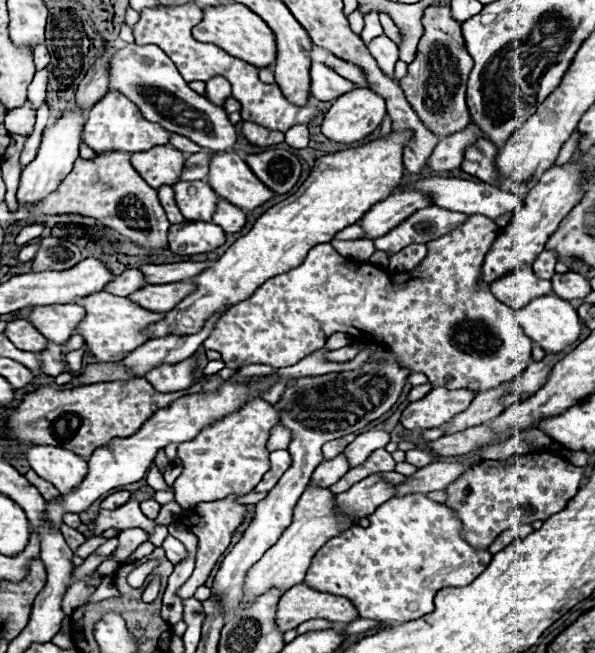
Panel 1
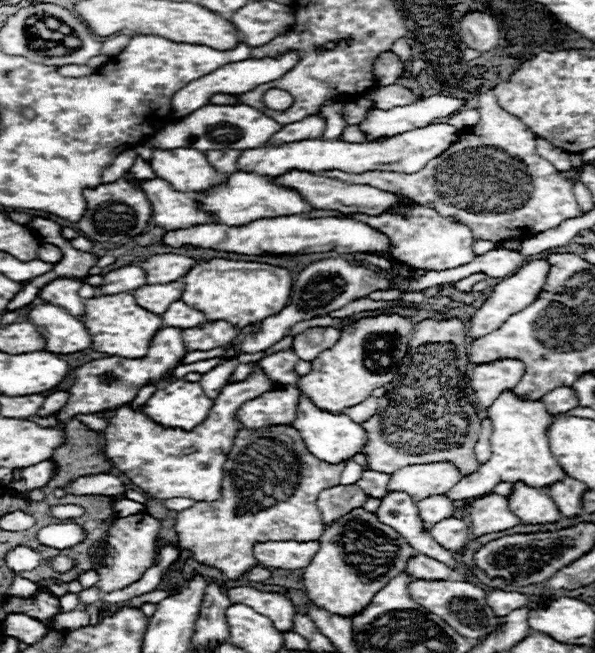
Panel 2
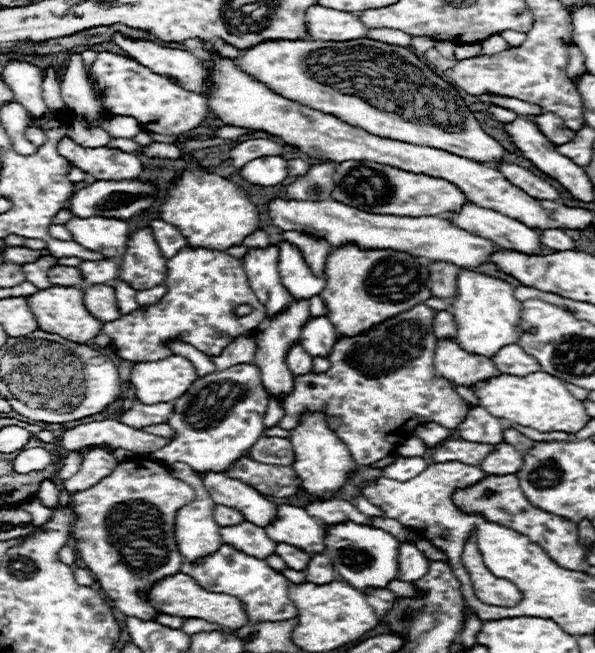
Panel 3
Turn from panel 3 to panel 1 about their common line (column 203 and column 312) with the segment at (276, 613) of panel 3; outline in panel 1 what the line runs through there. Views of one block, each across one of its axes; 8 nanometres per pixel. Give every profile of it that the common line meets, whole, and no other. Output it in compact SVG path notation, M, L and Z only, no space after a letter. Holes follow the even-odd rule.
M414 492L402 498L384 502L374 514L370 514L370 526L352 526L340 536L328 540L312 558L304 582L320 592L332 592L336 596L348 596L362 618L410 622L426 616L434 610L434 596L446 586L468 586L476 576L488 568L492 554L488 550L472 548L460 532L462 524L446 504L430 500L422 492Z

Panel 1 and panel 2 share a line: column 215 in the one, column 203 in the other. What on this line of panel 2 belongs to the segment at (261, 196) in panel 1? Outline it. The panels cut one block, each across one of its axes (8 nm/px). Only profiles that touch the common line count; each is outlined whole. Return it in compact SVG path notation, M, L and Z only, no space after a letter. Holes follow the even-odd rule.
M194 148L154 150L150 164L156 176L170 182L178 192L204 192L226 180L226 174L210 168L206 156Z

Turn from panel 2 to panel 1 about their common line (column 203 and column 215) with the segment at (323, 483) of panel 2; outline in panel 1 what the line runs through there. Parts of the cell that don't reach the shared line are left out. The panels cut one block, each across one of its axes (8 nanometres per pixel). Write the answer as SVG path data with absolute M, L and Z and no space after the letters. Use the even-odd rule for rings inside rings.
M232 494L232 496L226 496L226 498L220 500L220 502L202 502L202 504L194 506L194 508L190 508L190 510L184 510L184 512L180 514L178 520L180 520L182 524L186 524L186 526L190 528L190 532L194 532L194 534L198 536L196 568L194 568L194 574L192 574L192 576L180 586L180 590L176 592L180 598L192 598L194 592L196 592L196 588L202 586L202 584L208 580L212 568L216 566L218 558L226 552L226 548L228 548L228 544L230 544L230 538L232 538L232 534L236 532L236 528L242 524L244 516L246 516L246 506L244 506L244 504L238 504L234 494Z

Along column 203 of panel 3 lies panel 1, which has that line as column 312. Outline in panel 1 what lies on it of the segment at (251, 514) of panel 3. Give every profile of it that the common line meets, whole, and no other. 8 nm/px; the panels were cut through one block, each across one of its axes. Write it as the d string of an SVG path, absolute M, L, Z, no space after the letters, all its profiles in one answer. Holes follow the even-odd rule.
M344 454L332 458L332 460L324 460L312 474L312 482L320 488L328 488L330 484L338 482L346 472L350 470L350 464L346 460Z

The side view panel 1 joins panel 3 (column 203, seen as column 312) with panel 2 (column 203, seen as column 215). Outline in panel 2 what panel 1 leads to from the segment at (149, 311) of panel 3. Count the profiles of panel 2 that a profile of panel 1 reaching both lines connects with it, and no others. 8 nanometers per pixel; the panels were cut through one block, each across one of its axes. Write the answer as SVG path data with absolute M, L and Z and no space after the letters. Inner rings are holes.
M222 320L206 322L202 328L188 328L182 332L188 352L220 348L220 346L230 344L236 336L238 336L238 330Z

